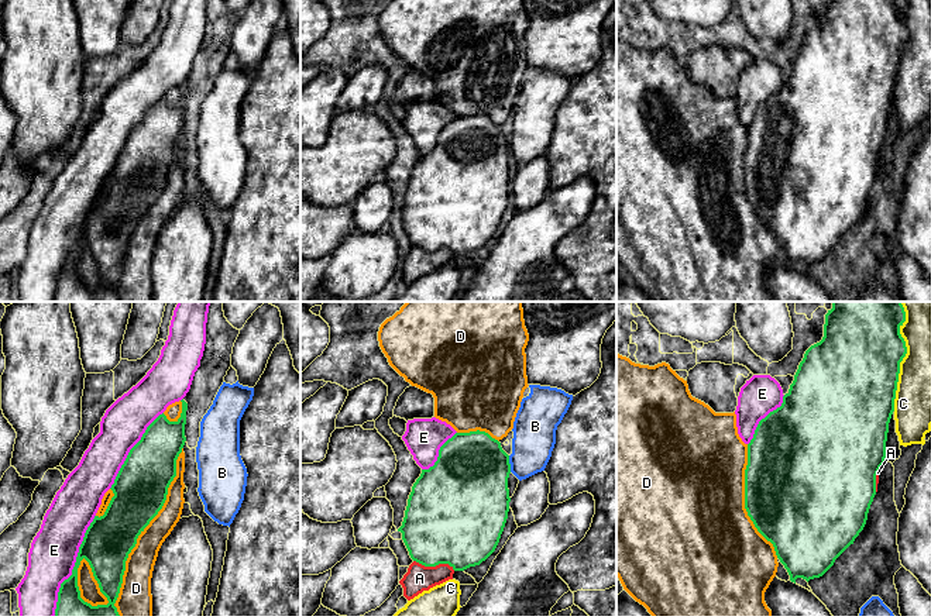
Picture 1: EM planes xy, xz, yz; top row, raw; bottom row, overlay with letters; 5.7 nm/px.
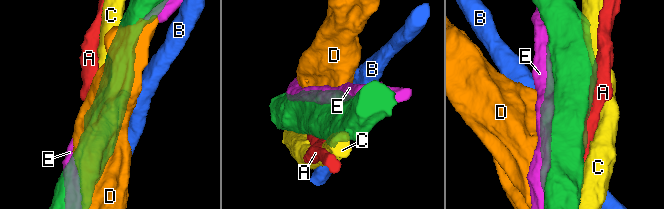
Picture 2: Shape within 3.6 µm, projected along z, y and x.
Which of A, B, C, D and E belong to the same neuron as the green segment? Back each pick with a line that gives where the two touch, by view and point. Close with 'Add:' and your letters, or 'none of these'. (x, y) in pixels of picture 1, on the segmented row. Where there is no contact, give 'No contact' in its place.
E: Touches green at xy (75, 565)
Add: E

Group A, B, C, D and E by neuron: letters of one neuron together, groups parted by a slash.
A C / B / D / E

